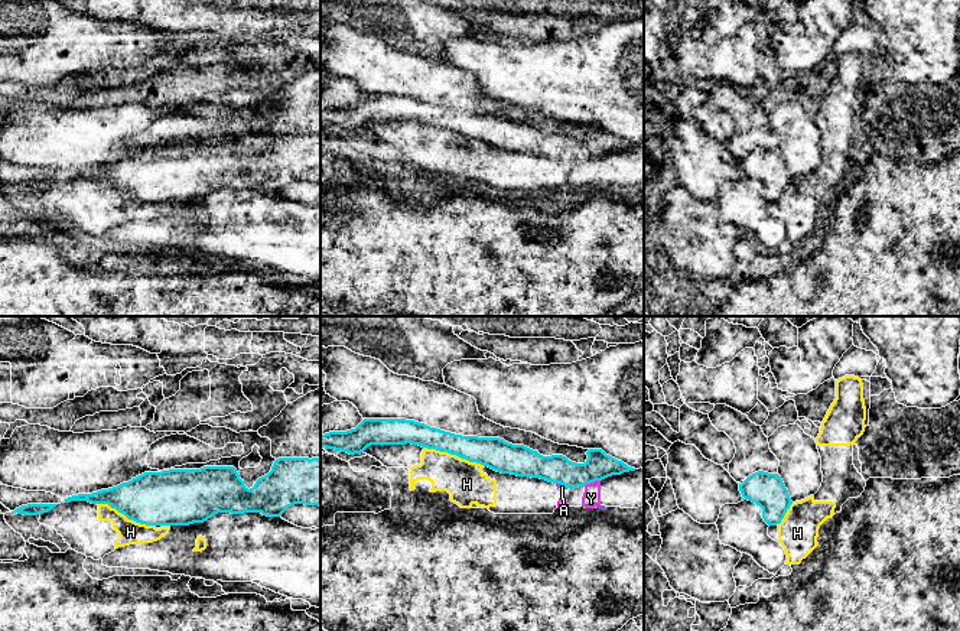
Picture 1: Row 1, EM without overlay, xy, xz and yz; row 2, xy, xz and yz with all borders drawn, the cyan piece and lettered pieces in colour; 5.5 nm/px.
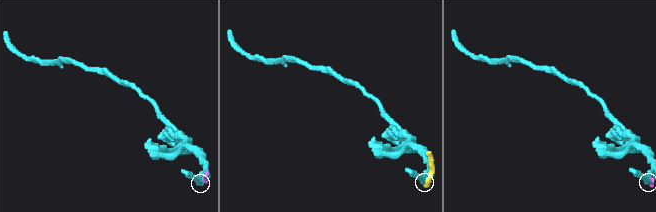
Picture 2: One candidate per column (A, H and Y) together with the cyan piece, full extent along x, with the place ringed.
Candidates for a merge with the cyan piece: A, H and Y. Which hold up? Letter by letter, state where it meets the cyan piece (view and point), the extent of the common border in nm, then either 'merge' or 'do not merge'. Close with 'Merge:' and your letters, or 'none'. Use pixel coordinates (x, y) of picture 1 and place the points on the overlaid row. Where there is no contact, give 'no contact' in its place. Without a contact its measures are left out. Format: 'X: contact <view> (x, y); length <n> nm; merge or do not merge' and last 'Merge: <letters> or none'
A: contact xz (562, 484); length 70 nm; do not merge
H: contact xz (455, 454); length 360 nm; do not merge
Y: contact xz (591, 481); length 100 nm; do not merge
Merge: none

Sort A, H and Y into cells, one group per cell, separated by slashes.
A H Y

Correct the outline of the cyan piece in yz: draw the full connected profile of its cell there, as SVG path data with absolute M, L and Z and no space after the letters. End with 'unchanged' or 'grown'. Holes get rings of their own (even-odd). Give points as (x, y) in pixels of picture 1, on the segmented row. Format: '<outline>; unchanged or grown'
M758 471L739 484L742 497L762 508L768 526L777 526L793 504L788 489L778 474Z; unchanged

